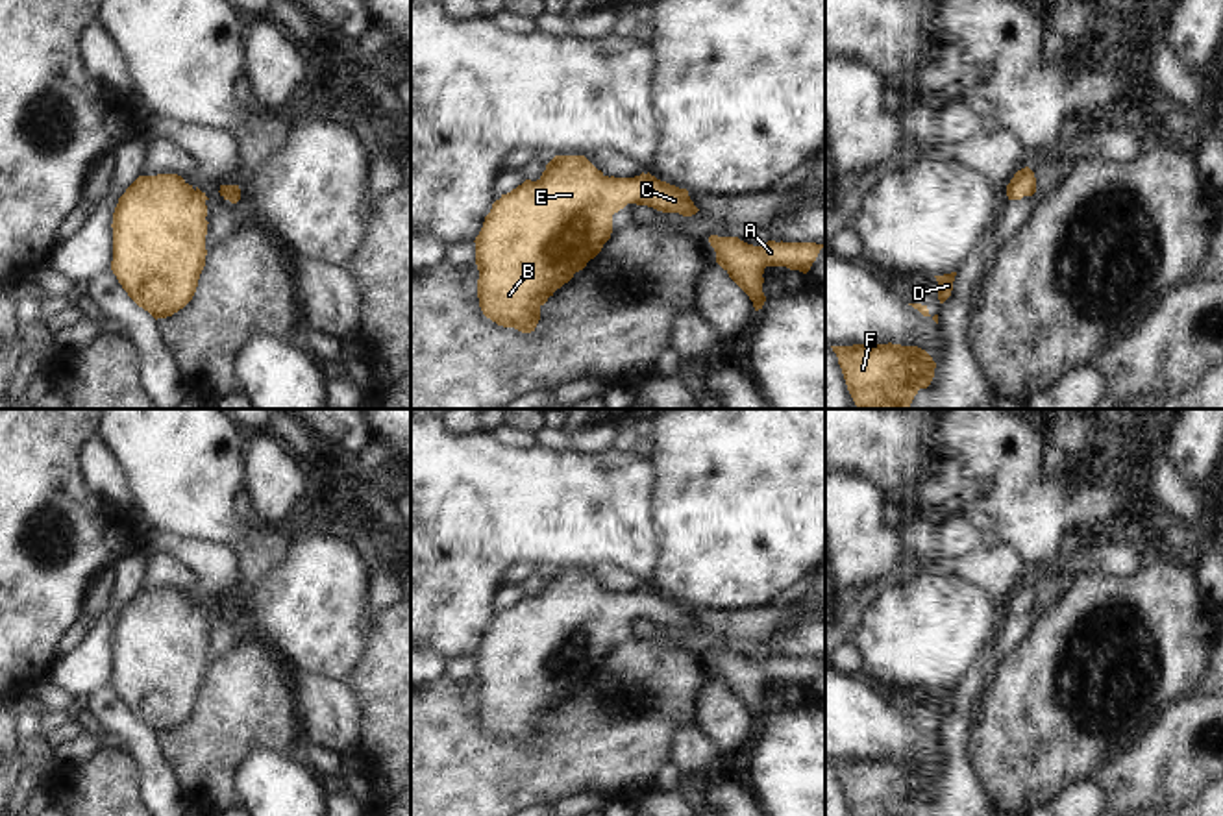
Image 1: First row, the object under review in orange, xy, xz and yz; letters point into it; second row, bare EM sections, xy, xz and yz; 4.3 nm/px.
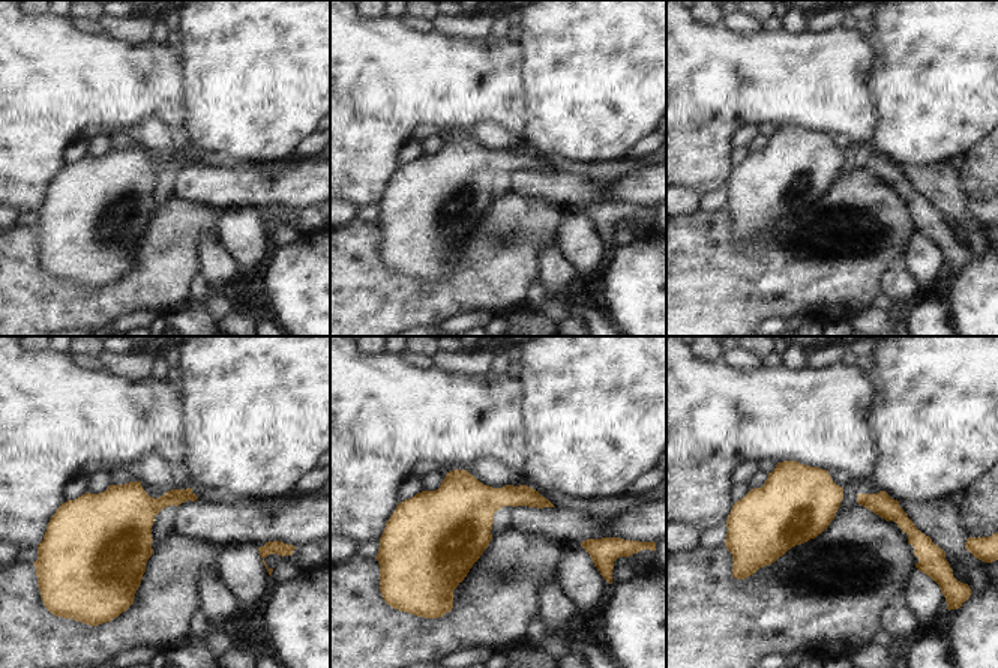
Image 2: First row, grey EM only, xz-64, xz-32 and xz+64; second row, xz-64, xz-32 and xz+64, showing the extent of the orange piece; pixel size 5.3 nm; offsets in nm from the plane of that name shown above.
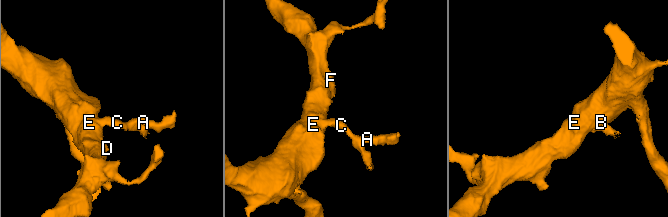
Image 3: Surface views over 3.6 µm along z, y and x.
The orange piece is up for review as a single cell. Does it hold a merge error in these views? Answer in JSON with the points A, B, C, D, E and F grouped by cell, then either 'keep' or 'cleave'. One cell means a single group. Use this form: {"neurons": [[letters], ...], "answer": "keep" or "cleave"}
{"neurons": [["A", "B", "C", "D", "E", "F"]], "answer": "keep"}

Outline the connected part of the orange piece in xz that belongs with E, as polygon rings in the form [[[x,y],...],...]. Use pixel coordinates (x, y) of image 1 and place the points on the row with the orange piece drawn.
[[[555,155],[537,181],[525,179],[501,194],[474,241],[483,315],[503,328],[535,331],[540,307],[601,252],[612,233],[612,215],[627,204],[683,216],[699,211],[686,189],[661,181],[649,172],[635,178],[609,178],[585,155]]]

